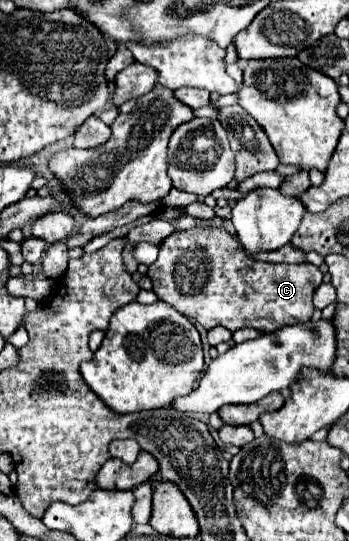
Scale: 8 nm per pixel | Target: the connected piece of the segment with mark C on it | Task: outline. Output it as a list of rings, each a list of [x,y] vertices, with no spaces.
[[[190,228],[170,234],[154,264],[148,266],[152,292],[202,328],[224,326],[230,332],[256,328],[274,332],[312,318],[312,294],[322,284],[322,272],[312,264],[270,264],[254,260],[226,230]]]

